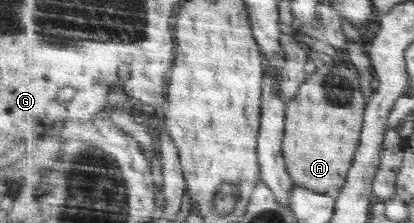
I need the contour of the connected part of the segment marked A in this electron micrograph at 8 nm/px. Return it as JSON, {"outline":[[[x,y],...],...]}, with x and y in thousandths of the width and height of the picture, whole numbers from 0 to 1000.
{"outline":[[[816,260],[771,300],[729,381],[720,430],[696,462],[686,641],[696,753],[715,807],[715,830],[773,865],[792,865],[802,848],[826,852],[833,839],[853,753],[855,709],[862,709],[860,682],[870,664],[889,462],[889,439],[874,413],[870,332]]]}

